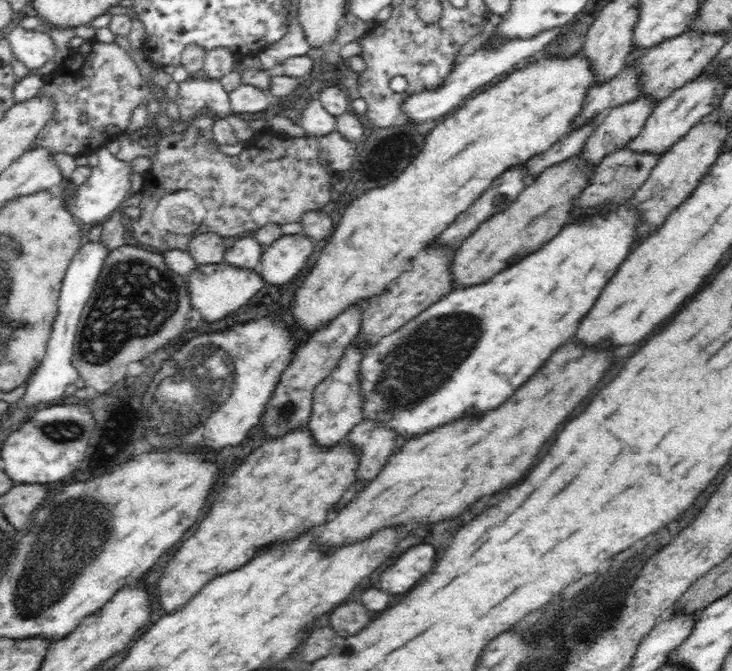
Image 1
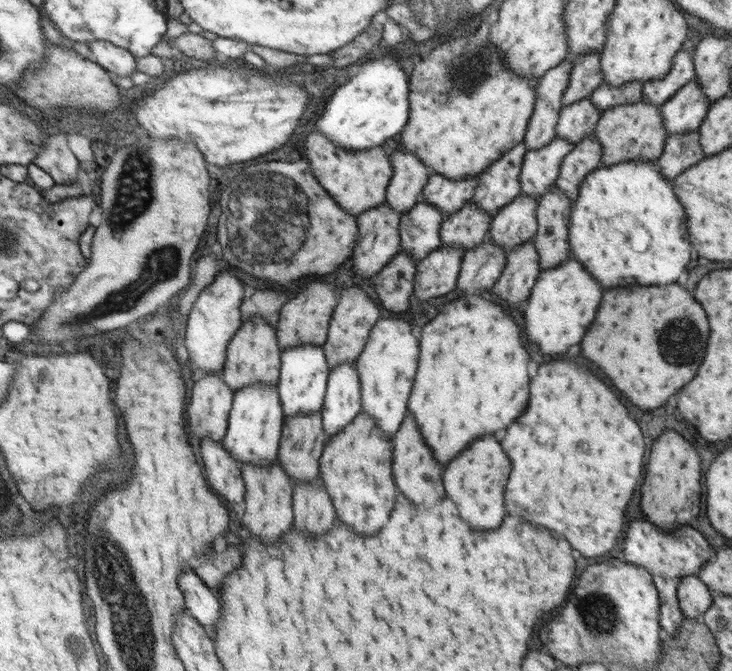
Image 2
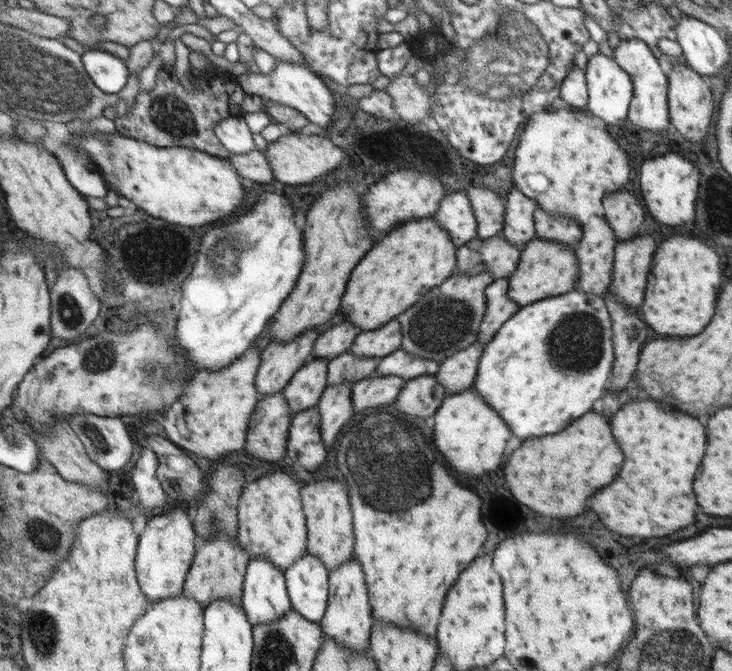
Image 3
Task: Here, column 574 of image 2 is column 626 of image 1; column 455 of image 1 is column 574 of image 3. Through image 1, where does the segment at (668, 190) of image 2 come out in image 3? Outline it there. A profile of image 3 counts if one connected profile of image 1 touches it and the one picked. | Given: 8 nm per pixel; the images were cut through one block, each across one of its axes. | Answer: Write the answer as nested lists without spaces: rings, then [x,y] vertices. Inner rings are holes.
[[[578,290],[519,307],[485,344],[473,387],[504,418],[516,438],[528,440],[556,434],[572,424],[572,420],[590,412],[590,406],[604,394],[614,362],[610,324],[604,300]]]

